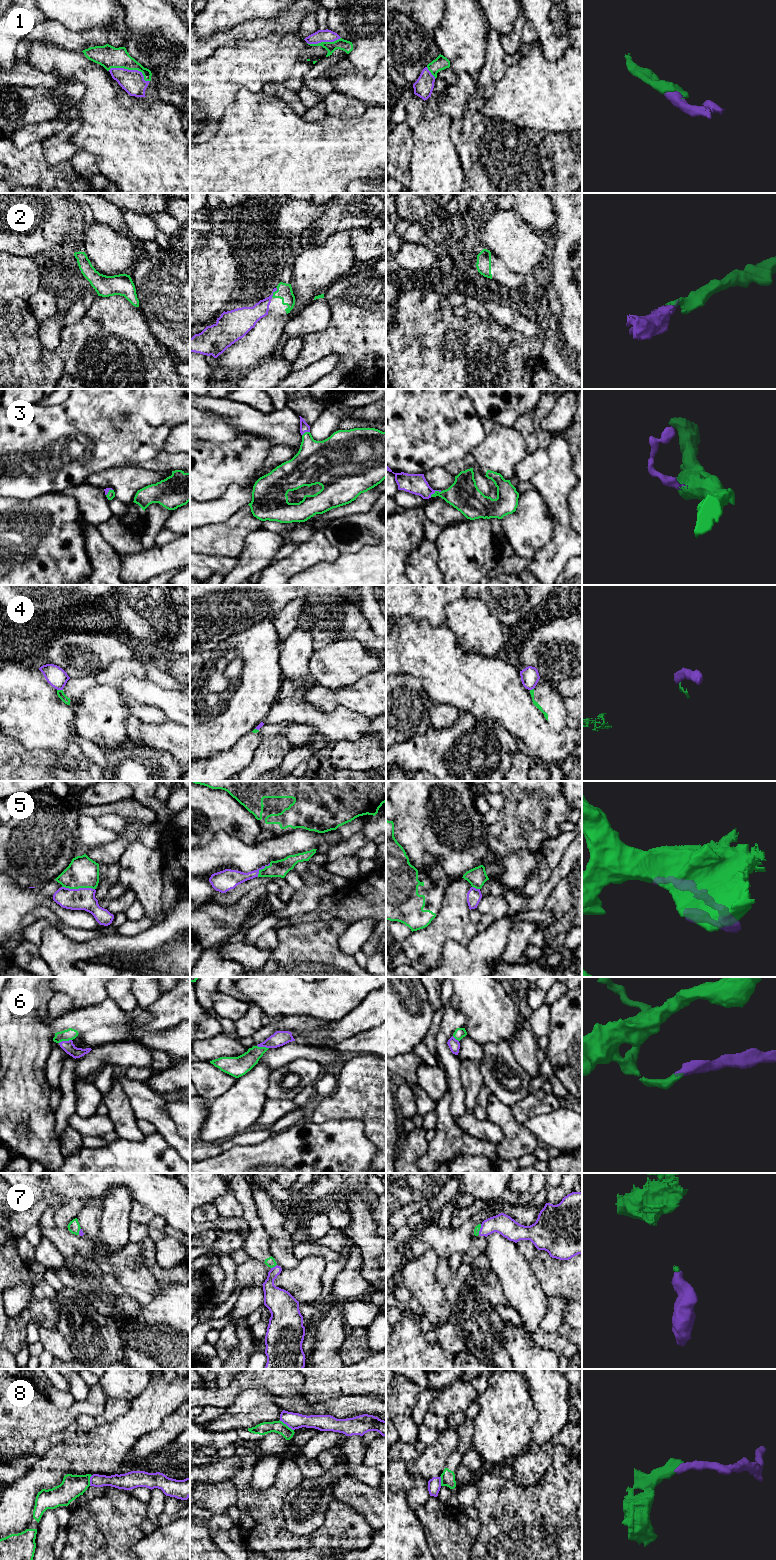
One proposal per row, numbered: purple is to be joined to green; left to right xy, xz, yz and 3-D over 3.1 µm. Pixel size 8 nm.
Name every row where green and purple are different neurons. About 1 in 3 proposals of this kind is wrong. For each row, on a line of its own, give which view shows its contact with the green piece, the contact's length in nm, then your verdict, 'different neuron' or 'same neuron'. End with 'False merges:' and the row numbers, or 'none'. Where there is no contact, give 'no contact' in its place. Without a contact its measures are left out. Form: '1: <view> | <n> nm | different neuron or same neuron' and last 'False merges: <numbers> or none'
1: xy | 340 nm | same neuron
2: xz | 90 nm | same neuron
3: yz | 100 nm | same neuron
4: xy | 50 nm | different neuron
5: xy | 260 nm | same neuron
6: xy | 110 nm | same neuron
7: xz | 60 nm | same neuron
8: xz | 150 nm | different neuron
False merges: 4, 8

